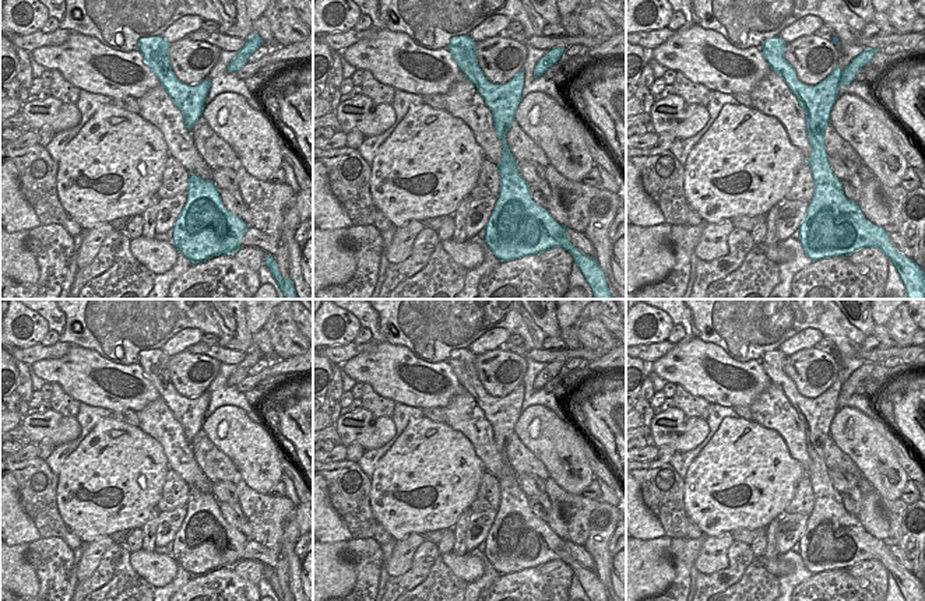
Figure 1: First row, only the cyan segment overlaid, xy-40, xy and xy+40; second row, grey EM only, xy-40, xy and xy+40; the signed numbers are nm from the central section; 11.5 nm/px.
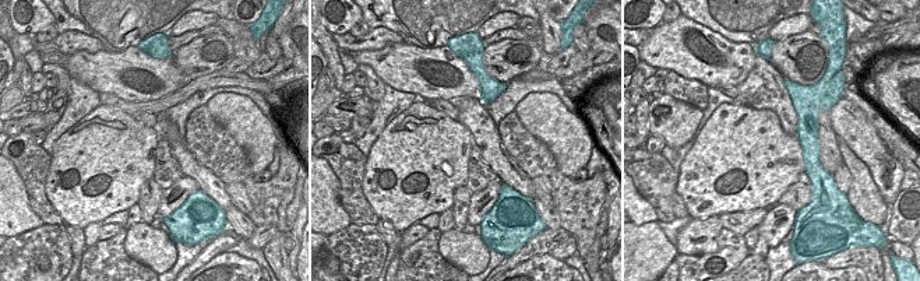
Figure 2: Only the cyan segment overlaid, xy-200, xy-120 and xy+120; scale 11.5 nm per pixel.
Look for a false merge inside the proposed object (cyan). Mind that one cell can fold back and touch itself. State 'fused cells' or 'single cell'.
single cell

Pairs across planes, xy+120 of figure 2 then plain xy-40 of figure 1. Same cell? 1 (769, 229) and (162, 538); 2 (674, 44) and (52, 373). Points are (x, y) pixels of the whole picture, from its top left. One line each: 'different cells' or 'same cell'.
1: same cell
2: same cell

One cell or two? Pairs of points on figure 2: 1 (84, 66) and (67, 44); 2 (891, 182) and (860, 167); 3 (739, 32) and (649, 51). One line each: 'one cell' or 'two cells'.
1: two cells
2: two cells
3: two cells

